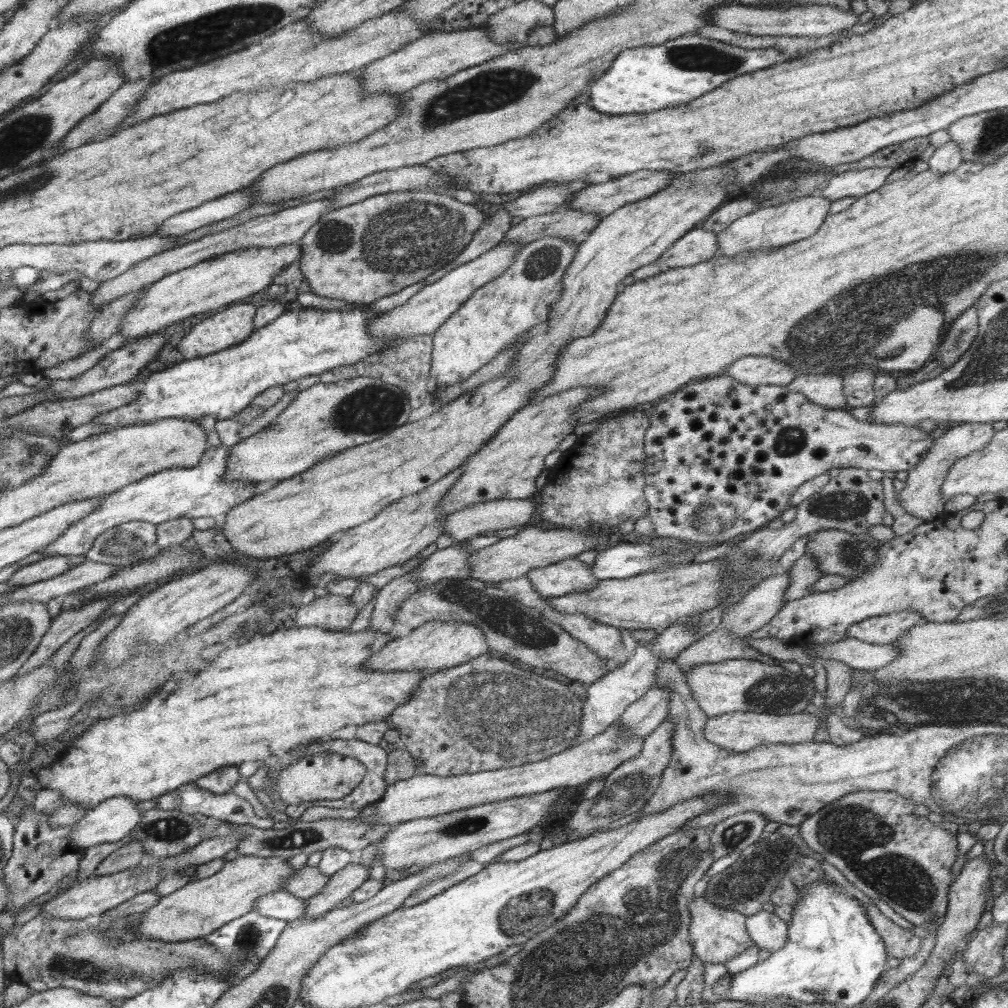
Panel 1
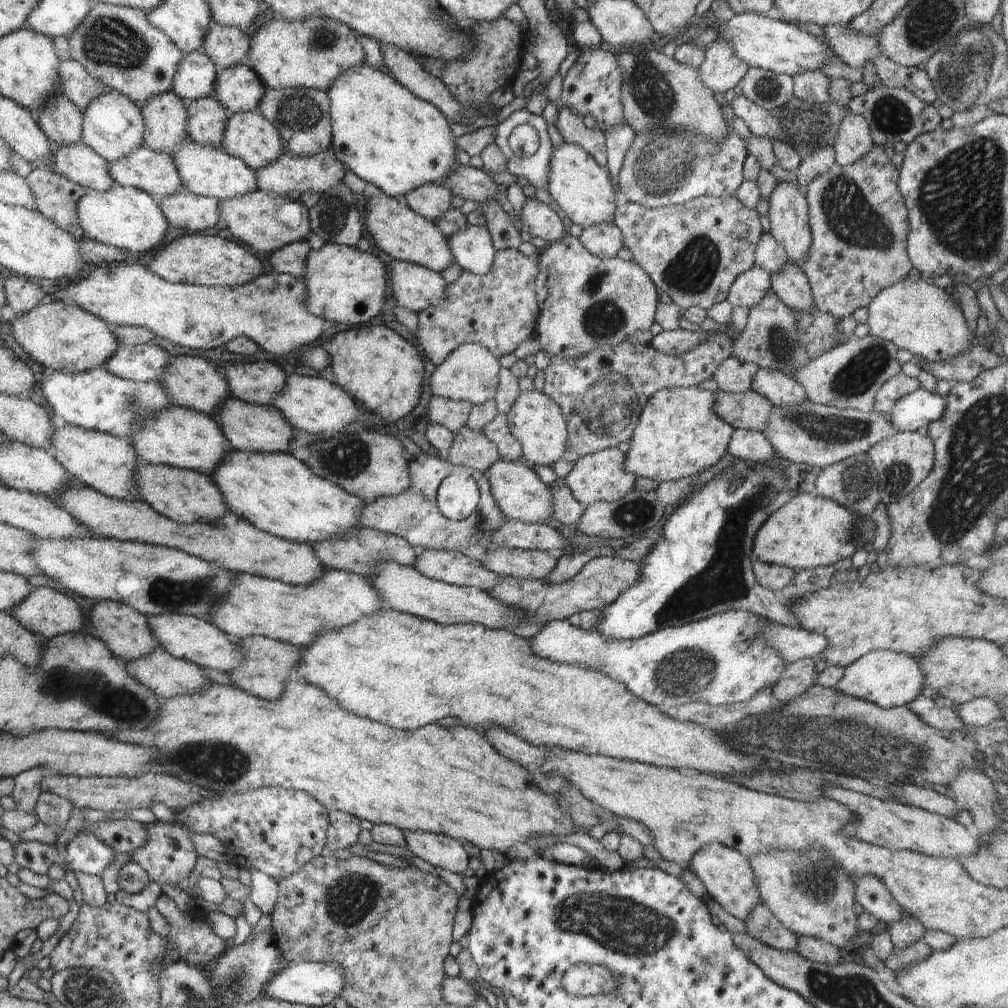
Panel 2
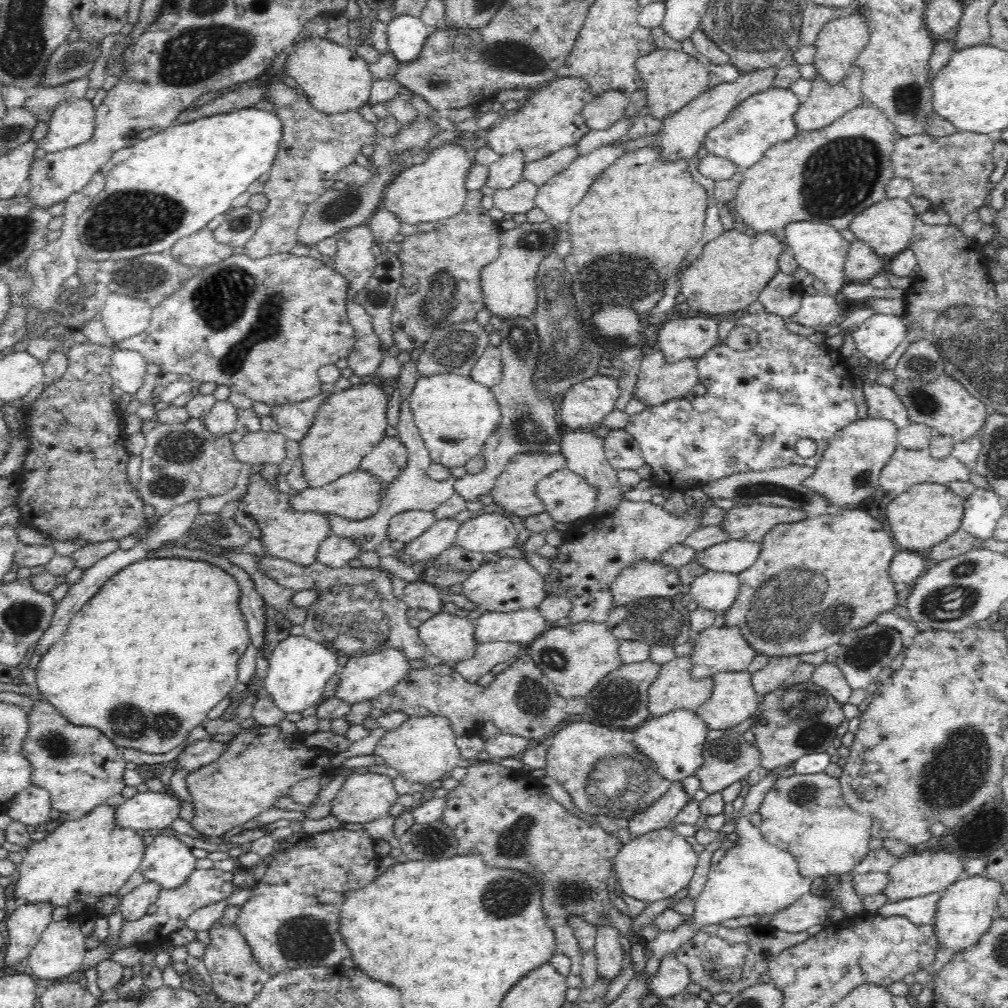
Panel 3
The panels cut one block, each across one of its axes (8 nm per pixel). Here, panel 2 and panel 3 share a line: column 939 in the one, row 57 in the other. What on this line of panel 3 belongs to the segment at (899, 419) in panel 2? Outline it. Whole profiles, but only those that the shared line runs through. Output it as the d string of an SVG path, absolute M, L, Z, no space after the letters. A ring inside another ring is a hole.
M395 16L387 26L387 46L399 62L414 62L422 52L432 28L423 23L421 17Z

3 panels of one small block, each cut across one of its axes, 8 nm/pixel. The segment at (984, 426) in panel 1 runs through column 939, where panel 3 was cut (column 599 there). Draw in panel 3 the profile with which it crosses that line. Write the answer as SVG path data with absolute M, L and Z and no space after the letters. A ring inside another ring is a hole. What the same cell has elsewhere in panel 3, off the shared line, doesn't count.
M563 427L560 453L566 457L566 468L586 478L588 484L598 489L597 505L593 510L593 516L603 516L608 512L614 512L614 508L618 508L624 496L625 488L619 482L616 469L612 468L606 459L603 438L594 435L592 431L584 432Z

